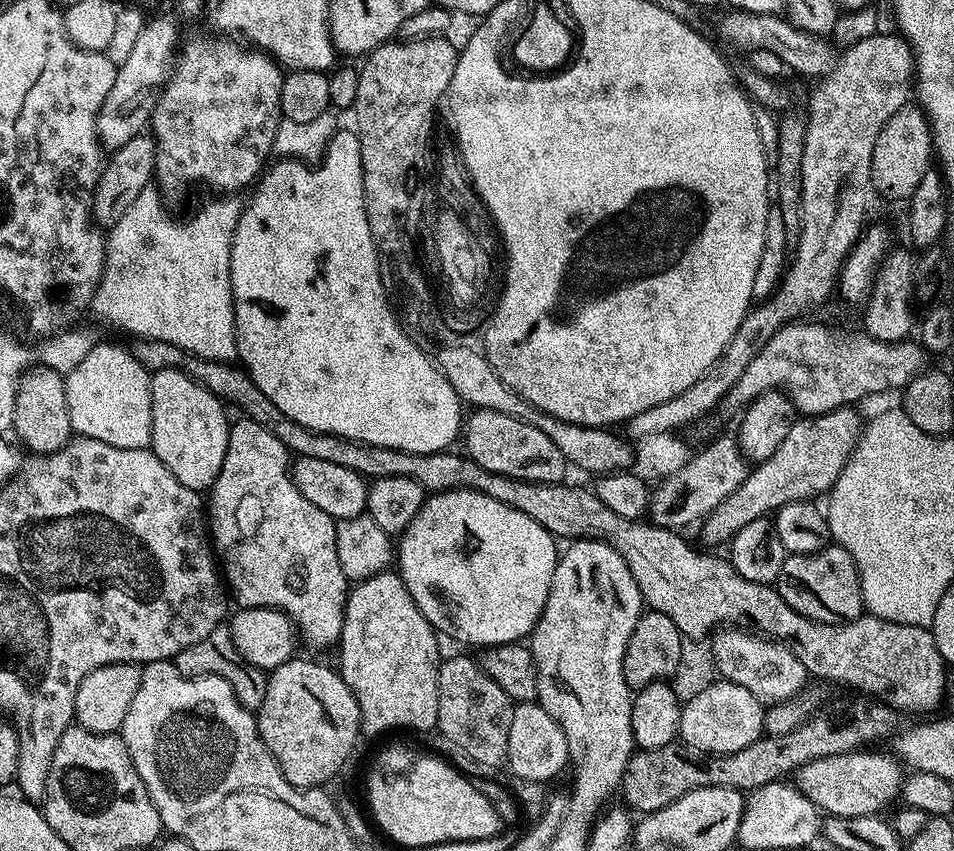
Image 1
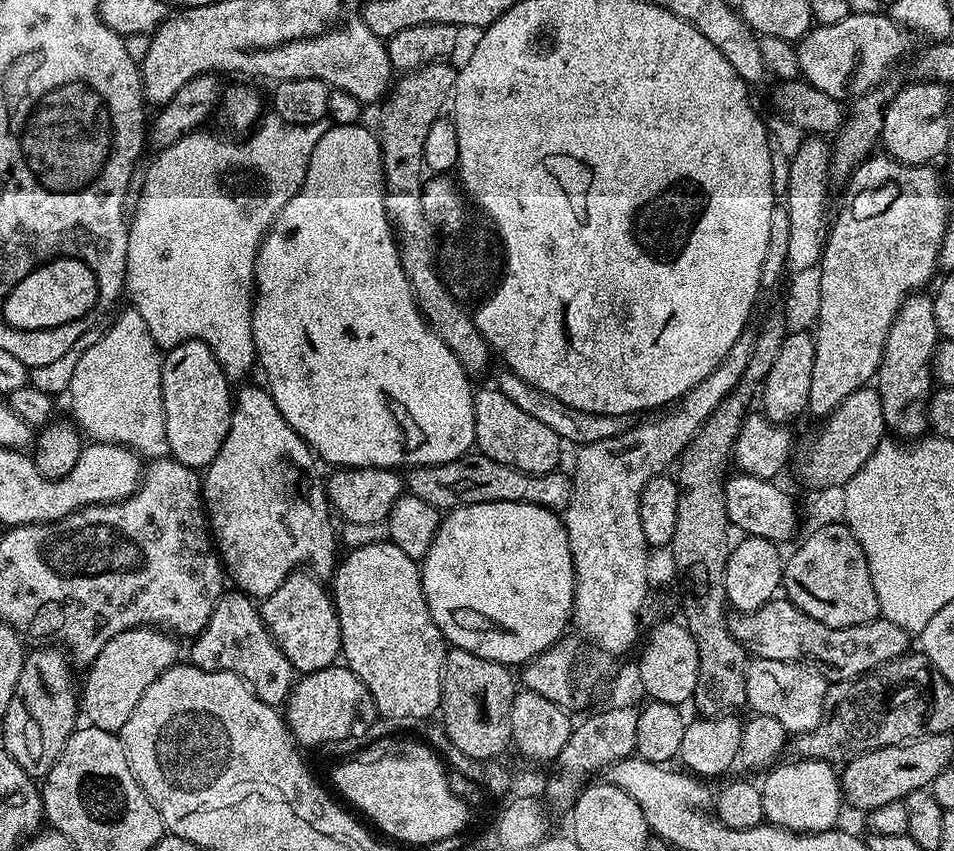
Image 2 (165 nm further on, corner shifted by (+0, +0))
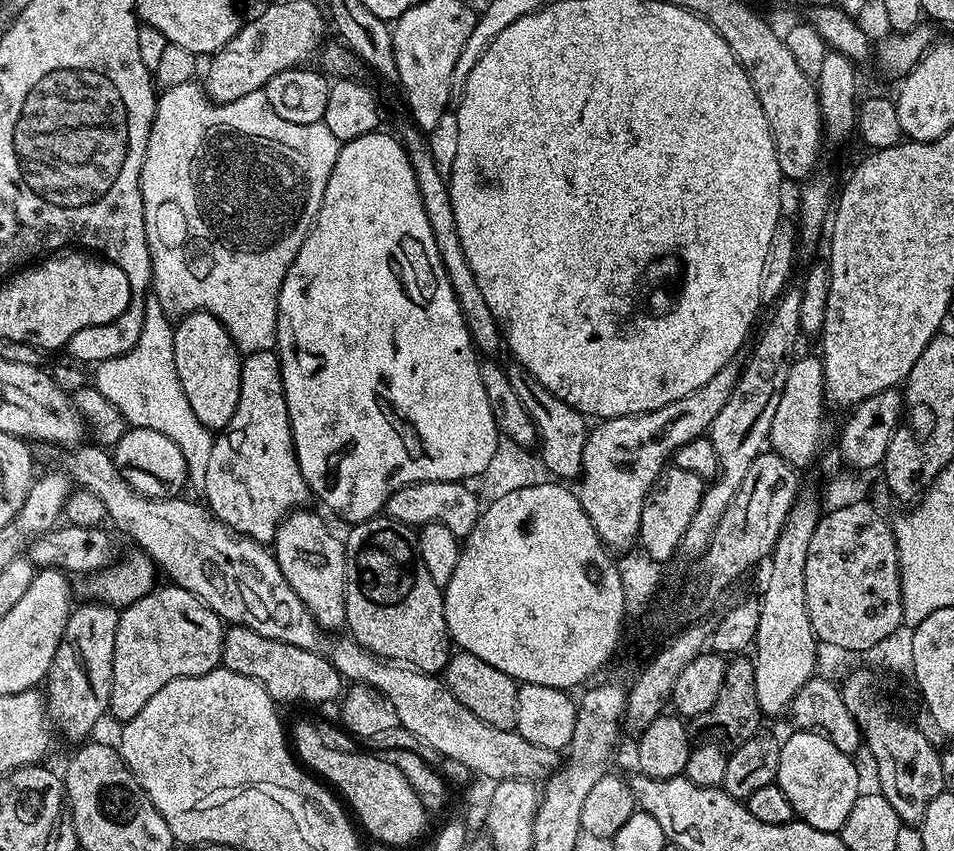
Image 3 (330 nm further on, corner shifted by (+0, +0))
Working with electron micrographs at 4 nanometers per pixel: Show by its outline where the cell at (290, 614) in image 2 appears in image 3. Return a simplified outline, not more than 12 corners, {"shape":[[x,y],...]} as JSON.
{"shape":[[316,512],[276,531],[286,582],[321,629],[345,627],[345,541]]}

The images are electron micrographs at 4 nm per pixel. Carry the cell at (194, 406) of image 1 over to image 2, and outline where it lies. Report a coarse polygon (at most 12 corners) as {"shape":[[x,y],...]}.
{"shape":[[210,346],[163,353],[172,459],[207,469],[234,392]]}

